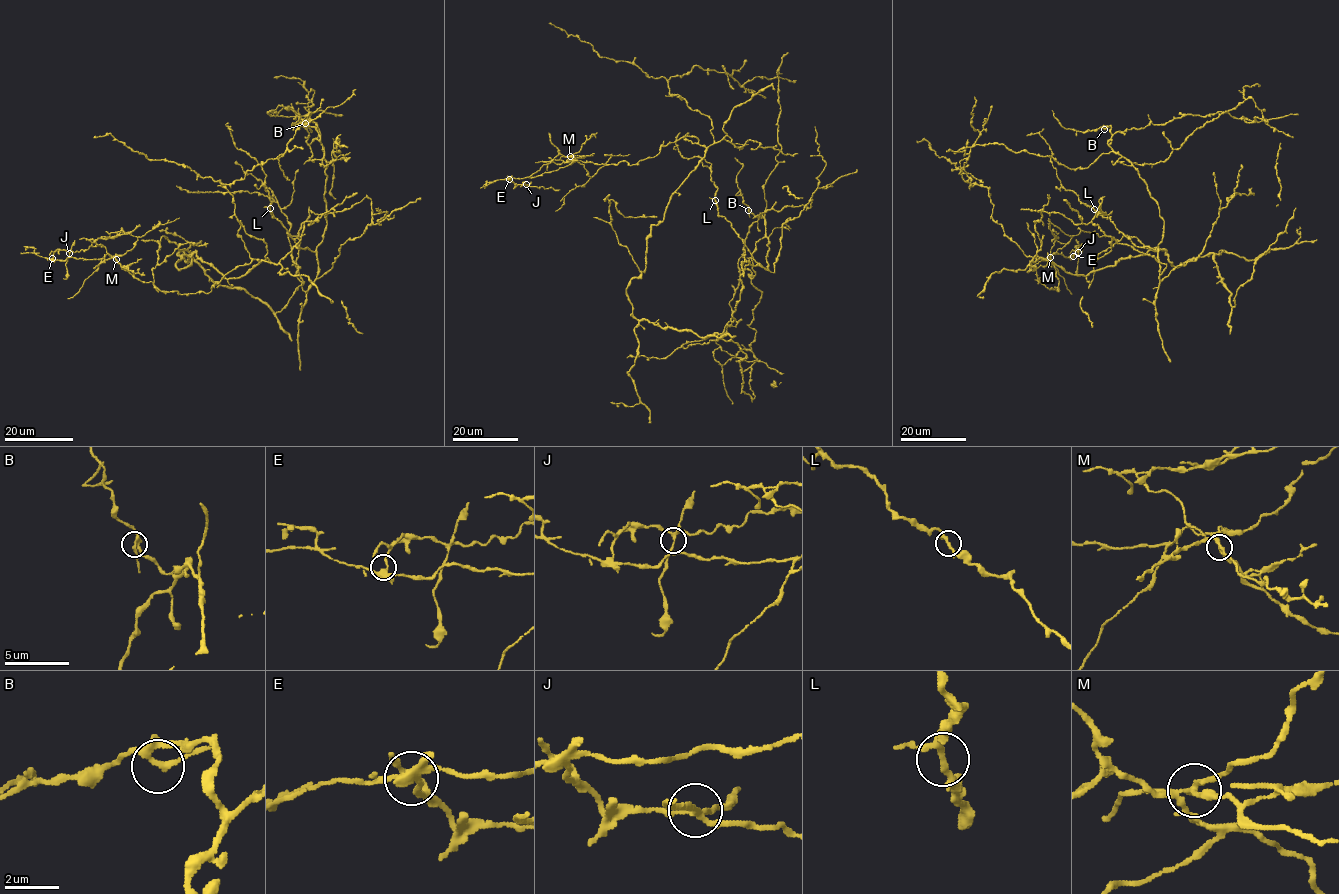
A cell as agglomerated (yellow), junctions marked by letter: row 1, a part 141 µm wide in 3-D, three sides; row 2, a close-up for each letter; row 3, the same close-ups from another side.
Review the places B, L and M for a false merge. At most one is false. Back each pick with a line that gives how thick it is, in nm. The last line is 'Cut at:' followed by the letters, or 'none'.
M: 200 nm thick
Cut at: M

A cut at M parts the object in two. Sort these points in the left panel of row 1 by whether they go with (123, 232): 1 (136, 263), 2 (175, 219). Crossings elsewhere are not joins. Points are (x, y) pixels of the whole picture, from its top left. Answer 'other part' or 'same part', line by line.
1: other part
2: same part

